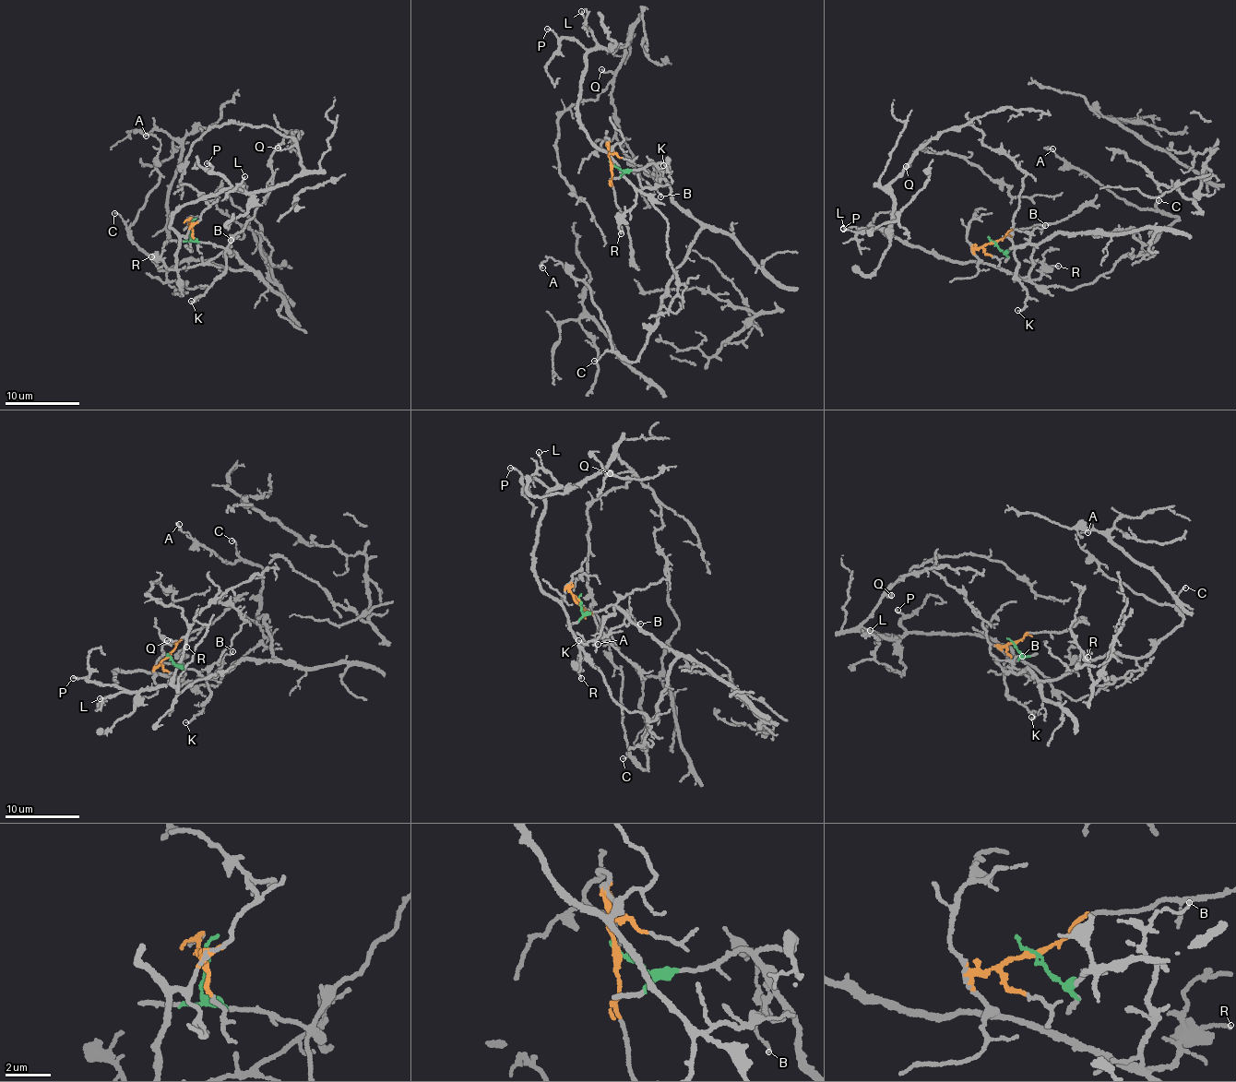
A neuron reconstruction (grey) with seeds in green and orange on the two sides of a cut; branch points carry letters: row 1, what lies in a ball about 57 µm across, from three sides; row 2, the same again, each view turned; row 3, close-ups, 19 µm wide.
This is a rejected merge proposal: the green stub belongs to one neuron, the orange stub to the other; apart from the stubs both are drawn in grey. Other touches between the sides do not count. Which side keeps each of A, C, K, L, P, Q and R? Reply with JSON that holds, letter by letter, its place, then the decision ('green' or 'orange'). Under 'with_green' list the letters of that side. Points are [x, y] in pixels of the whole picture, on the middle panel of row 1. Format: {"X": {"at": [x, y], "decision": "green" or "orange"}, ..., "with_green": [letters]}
{"A": {"at": [542, 267], "decision": "green"}, "C": {"at": [594, 361], "decision": "green"}, "K": {"at": [663, 165], "decision": "green"}, "L": {"at": [581, 11], "decision": "orange"}, "P": {"at": [547, 29], "decision": "orange"}, "Q": {"at": [601, 69], "decision": "orange"}, "R": {"at": [621, 233], "decision": "orange"}, "with_green": ["A", "C", "K"]}

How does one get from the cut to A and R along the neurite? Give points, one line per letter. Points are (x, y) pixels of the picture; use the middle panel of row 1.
A: (612, 164), (655, 163), (701, 227), (639, 357), (613, 349), (588, 285), (551, 257), (542, 268)
R: (612, 164), (608, 146), (610, 157), (623, 177), (633, 184), (635, 202), (618, 226), (621, 234)

